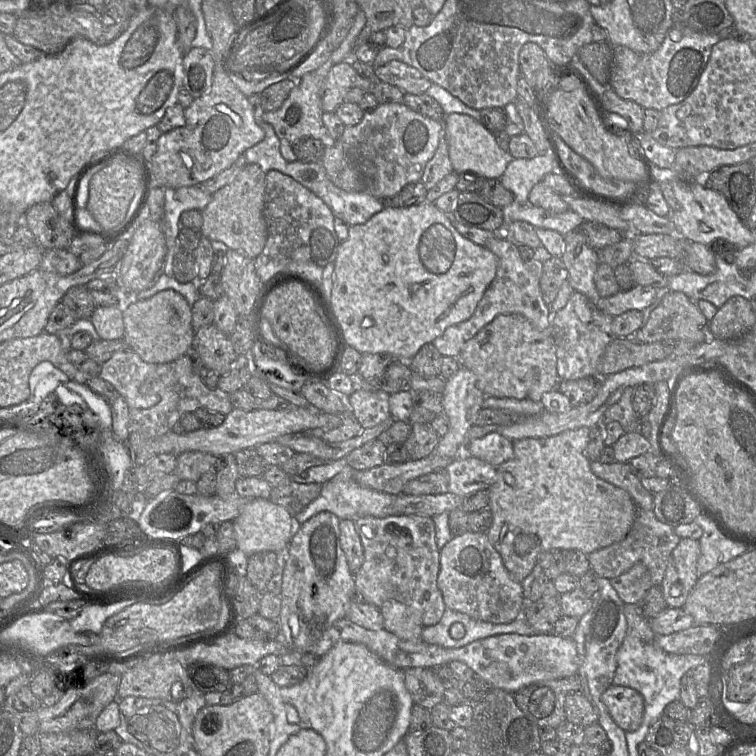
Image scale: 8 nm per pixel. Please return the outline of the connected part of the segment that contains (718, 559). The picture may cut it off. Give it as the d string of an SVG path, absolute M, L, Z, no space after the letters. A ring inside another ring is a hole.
M702 514L698 515L693 522L703 531L702 537L698 540L700 545L700 556L697 561L698 577L710 572L720 564L752 551L745 545L724 537L715 524Z

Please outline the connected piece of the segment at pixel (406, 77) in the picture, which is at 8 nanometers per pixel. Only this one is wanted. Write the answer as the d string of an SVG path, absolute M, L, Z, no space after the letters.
M399 60L375 67L375 81L392 84L404 93L423 94L432 85L419 70Z

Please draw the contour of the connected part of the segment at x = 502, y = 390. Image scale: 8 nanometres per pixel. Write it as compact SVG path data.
M517 314L495 317L464 344L457 359L461 366L475 375L477 387L485 396L540 402L542 395L556 389L560 381L556 370L556 346L551 331L536 329L526 318Z

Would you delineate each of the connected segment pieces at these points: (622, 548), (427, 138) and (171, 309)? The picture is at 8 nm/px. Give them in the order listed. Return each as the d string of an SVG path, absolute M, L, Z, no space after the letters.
M591 461L590 466L597 477L628 492L636 507L636 518L632 528L622 541L587 555L591 570L597 577L610 580L625 573L636 563L643 563L650 573L652 586L661 585L669 557L681 538L675 534L673 527L656 518L653 495L641 485L640 479L631 473L626 463L603 464L600 461Z
M384 103L372 112L364 112L360 123L346 126L340 143L348 159L360 170L364 179L364 190L378 199L397 194L404 186L421 180L427 162L433 157L440 141L442 122L436 122L402 103Z
M172 289L160 291L144 300L125 299L123 302L124 340L129 349L145 362L170 363L190 352L195 330L191 306Z

